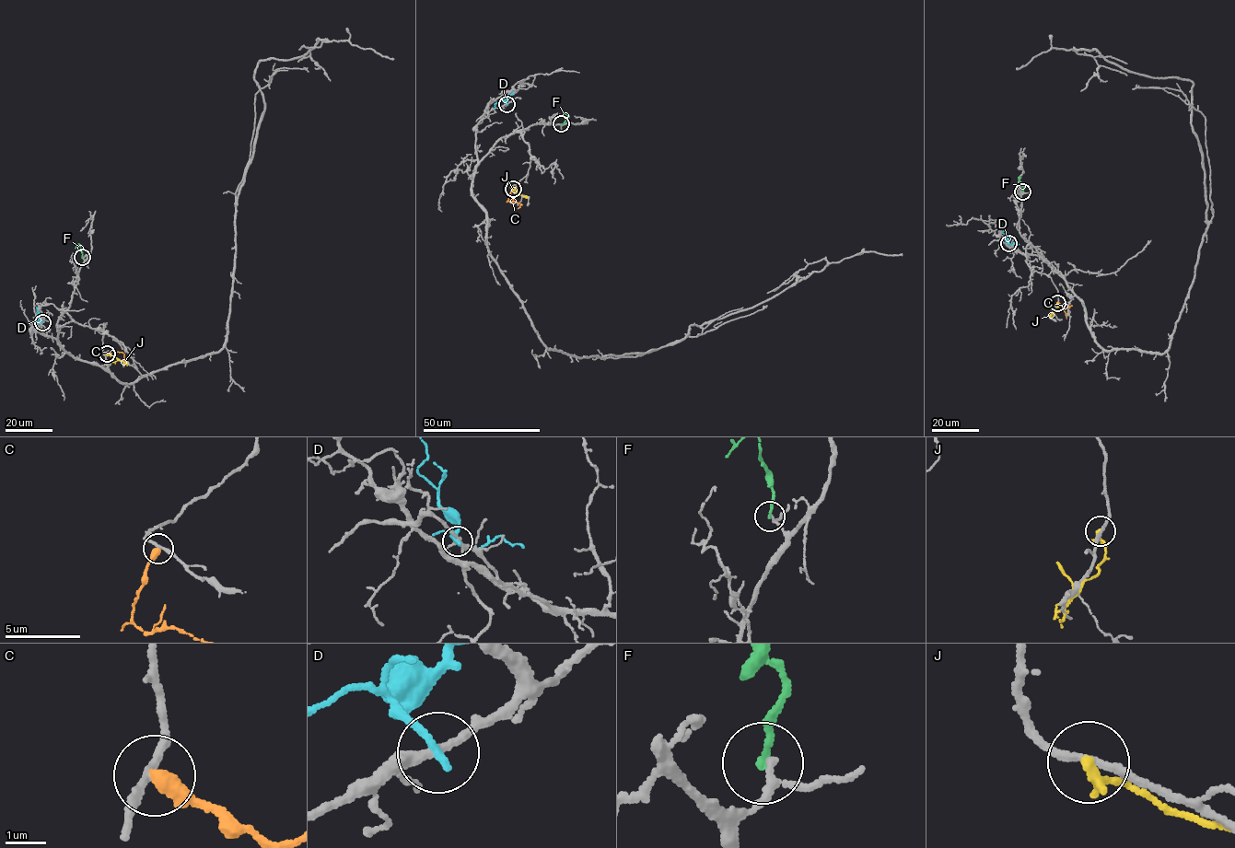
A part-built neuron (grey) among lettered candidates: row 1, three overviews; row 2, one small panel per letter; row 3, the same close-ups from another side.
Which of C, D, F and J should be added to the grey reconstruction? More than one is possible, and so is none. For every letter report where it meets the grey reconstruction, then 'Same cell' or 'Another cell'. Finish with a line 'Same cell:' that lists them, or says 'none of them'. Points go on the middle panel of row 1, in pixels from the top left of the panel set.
C: Touches grey at (512, 189). Another cell
D: Touches grey at (506, 104). Another cell
F: Touches grey at (561, 123). Same cell
J: Touches grey at (513, 189). Another cell
Same cell: F

